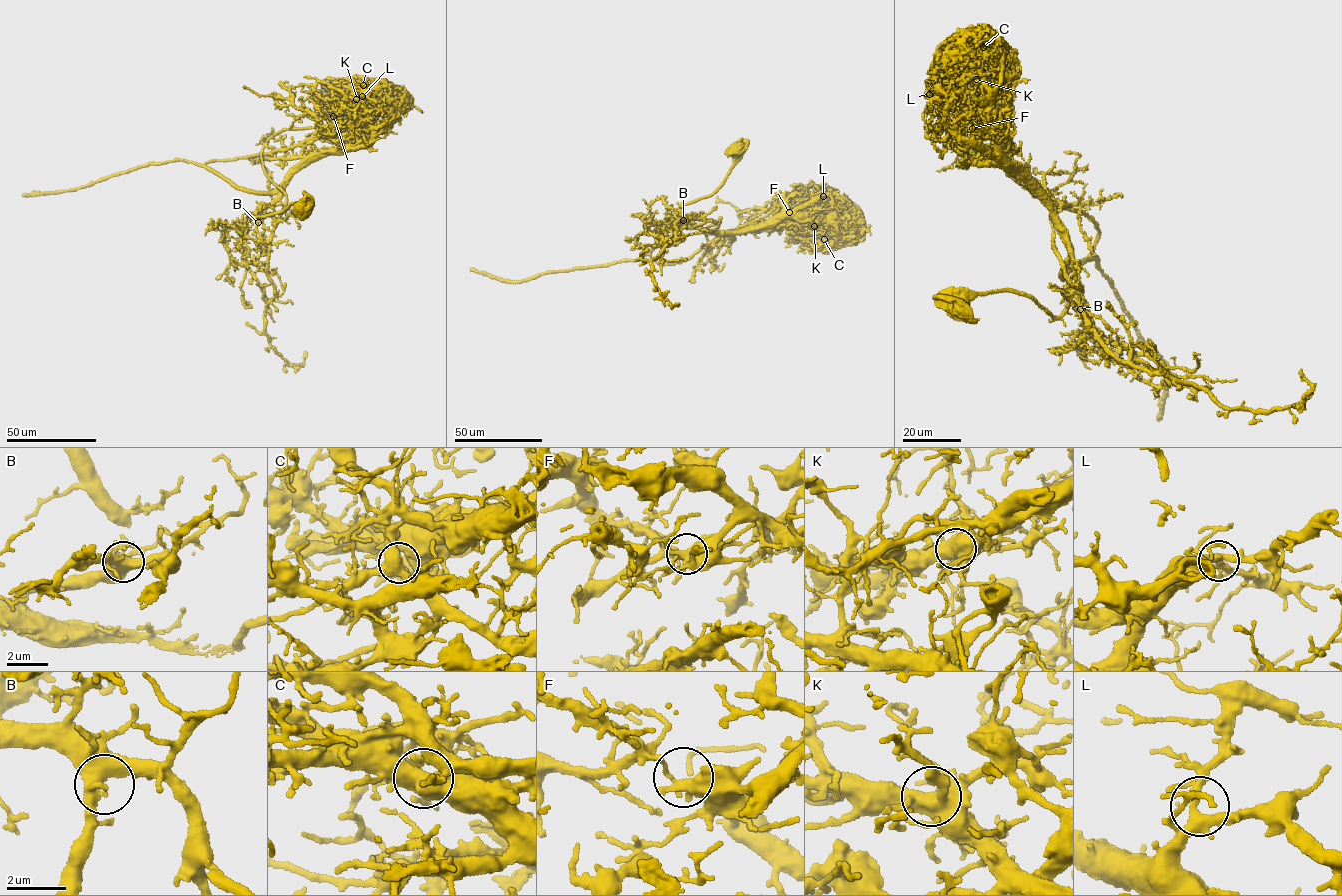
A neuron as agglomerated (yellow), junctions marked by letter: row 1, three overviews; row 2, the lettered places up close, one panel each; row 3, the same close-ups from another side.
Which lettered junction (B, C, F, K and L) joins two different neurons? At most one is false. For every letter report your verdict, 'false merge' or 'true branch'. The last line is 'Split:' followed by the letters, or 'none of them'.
B: true branch
C: false merge
F: true branch
K: true branch
L: true branch
Split: C

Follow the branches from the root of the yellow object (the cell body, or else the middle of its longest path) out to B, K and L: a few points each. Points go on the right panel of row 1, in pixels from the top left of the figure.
B: (962, 311), (975, 296), (1007, 290), (1028, 296), (1054, 318), (1067, 305), (1065, 290), (1073, 279), (1080, 309)
K: (962, 311), (975, 296), (1007, 290), (1054, 318), (1074, 272), (1063, 228), (996, 143), (991, 98), (976, 79)
L: (962, 311), (975, 296), (1007, 290), (1060, 316), (1072, 261), (1049, 206), (975, 153), (964, 110), (929, 94)

